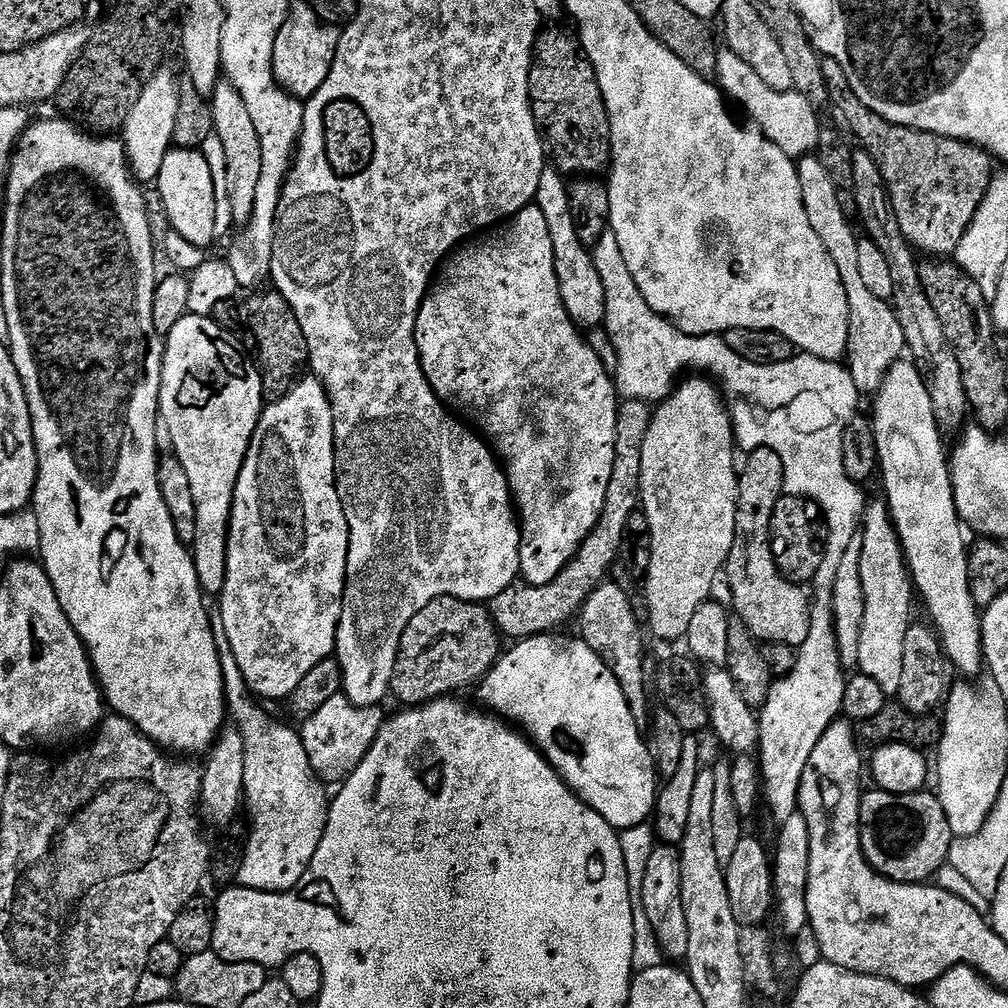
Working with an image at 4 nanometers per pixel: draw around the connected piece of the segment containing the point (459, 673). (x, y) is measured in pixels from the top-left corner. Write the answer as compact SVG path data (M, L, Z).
M456 596L436 598L416 612L403 631L391 678L391 695L403 707L420 707L430 700L459 693L456 691L470 685L473 687L499 659L500 643L491 611L485 605Z

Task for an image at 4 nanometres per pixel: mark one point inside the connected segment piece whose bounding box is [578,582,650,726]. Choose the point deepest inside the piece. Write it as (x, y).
(609, 625)

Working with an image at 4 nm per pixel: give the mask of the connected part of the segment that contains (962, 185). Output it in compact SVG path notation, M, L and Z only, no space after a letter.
M822 59L822 74L826 78L831 103L833 105L836 103L837 110L848 119L853 134L864 143L861 144L863 151L870 153L874 162L878 162L884 184L892 195L894 214L898 214L898 226L902 226L902 234L906 234L909 244L917 253L925 252L928 255L925 257L928 258L951 257L958 250L962 236L966 234L967 228L971 226L971 220L986 198L994 173L993 157L989 156L983 148L976 144L967 144L965 140L955 140L923 132L917 128L898 126L874 114L874 110L867 108L854 94L854 90L850 90L850 82L836 60Z

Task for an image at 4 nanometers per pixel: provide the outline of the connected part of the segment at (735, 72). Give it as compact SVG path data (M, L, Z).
M727 50L719 53L715 79L718 81L721 93L733 105L741 104L748 111L749 118L756 123L753 125L764 133L766 139L774 142L774 146L778 146L782 154L799 158L817 151L822 121L816 117L817 109L808 97L795 90L779 92L766 86L766 82L758 78L758 73L751 66L746 66L746 62L738 58L738 54Z

